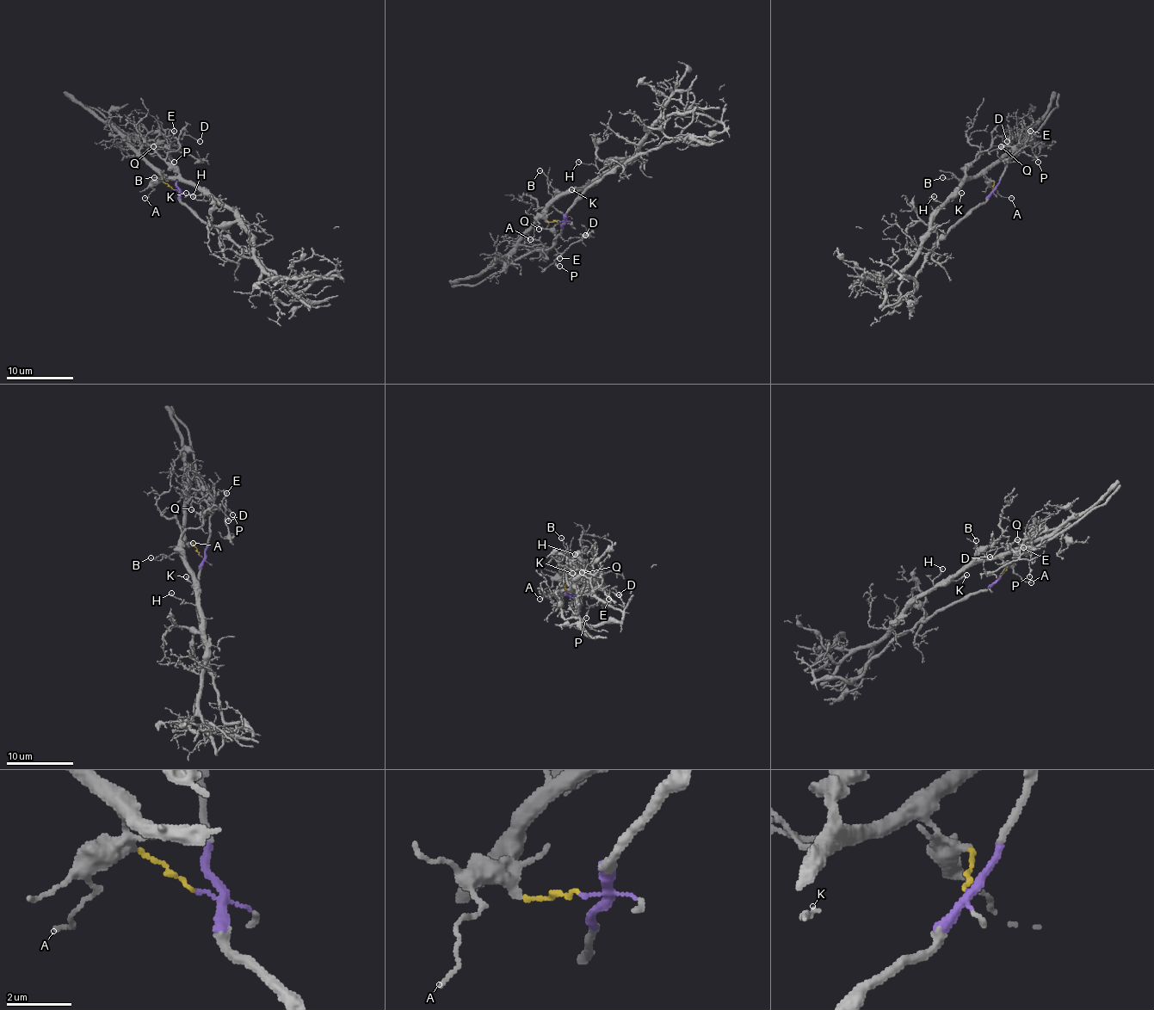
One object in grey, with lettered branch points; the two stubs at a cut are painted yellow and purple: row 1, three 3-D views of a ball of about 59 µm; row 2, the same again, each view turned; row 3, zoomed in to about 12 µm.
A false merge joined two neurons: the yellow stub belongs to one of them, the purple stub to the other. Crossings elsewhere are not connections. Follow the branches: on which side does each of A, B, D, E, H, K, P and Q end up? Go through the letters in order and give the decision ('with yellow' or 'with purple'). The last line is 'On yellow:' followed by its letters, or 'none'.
A: with yellow
B: with yellow
D: with purple
E: with purple
H: with yellow
K: with yellow
P: with purple
Q: with purple
On yellow: A, B, H, K

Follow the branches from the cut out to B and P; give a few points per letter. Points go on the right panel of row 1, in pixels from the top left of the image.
B: (991, 189), (993, 182), (985, 175), (963, 179), (943, 177)
P: (993, 189), (1012, 150), (1019, 144), (1027, 145), (1039, 163)

